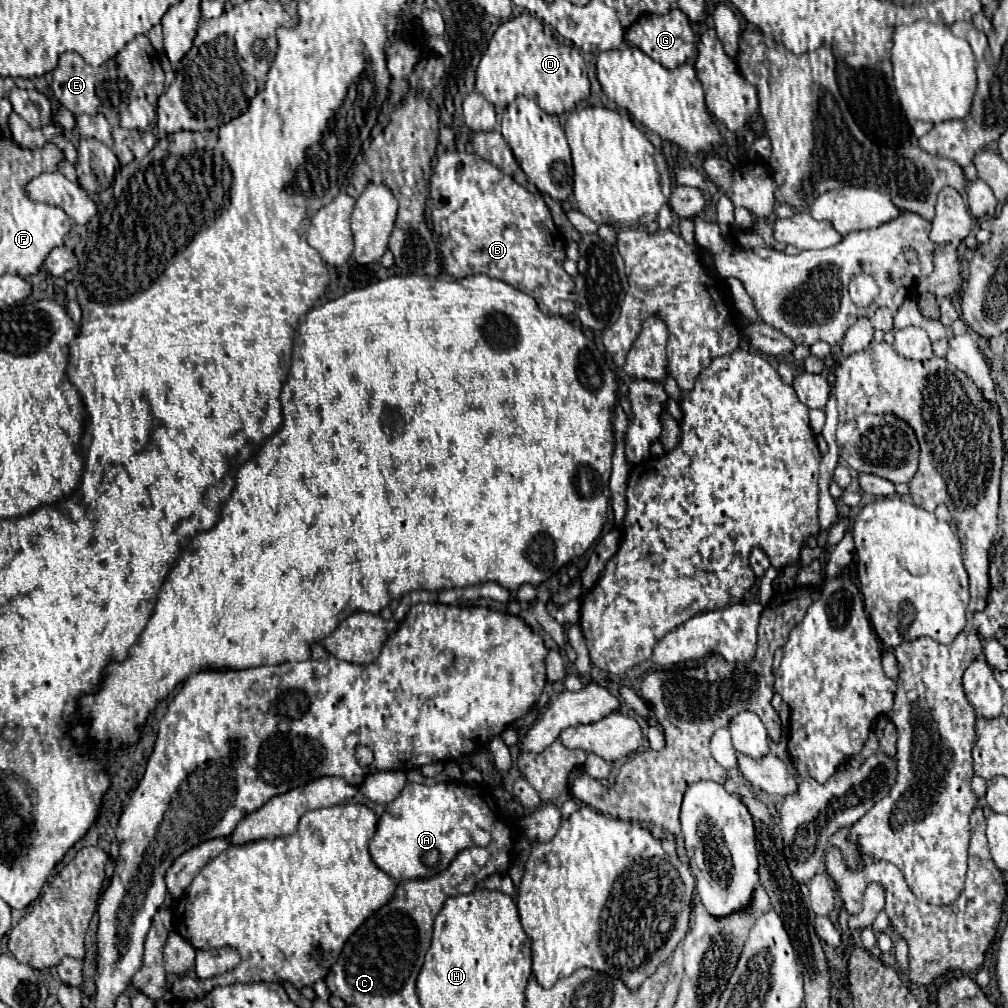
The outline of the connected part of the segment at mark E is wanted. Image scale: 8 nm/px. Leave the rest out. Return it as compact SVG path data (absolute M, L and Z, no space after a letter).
M65 52L53 70L51 90L71 114L99 114L103 100L97 96L97 84L105 78L101 74L99 68L87 64L79 54Z

